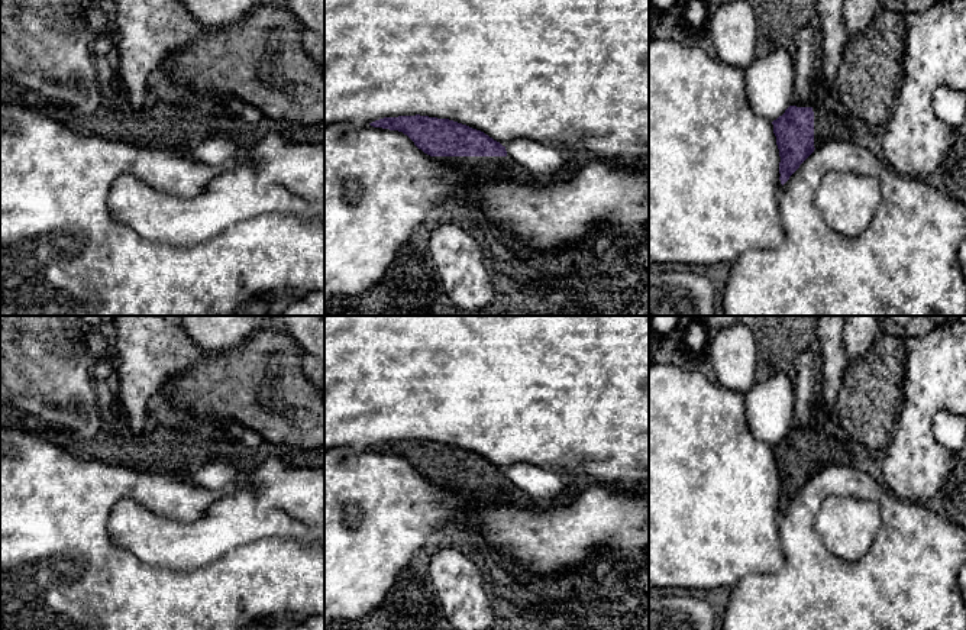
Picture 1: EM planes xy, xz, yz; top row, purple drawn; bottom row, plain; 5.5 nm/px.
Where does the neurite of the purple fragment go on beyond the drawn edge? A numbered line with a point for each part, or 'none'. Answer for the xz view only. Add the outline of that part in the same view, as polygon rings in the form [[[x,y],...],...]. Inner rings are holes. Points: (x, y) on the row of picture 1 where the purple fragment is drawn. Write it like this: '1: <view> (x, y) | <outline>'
1: xz (482, 168) | [[[434,156],[459,174],[475,178],[478,182],[494,180],[514,182],[539,182],[513,158],[507,156]]]

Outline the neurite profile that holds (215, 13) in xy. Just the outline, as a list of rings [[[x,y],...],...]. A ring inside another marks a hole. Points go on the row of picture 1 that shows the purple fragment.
[[[180,0],[201,25],[222,28],[239,22],[262,3],[287,6],[304,28],[324,36],[324,0]]]

